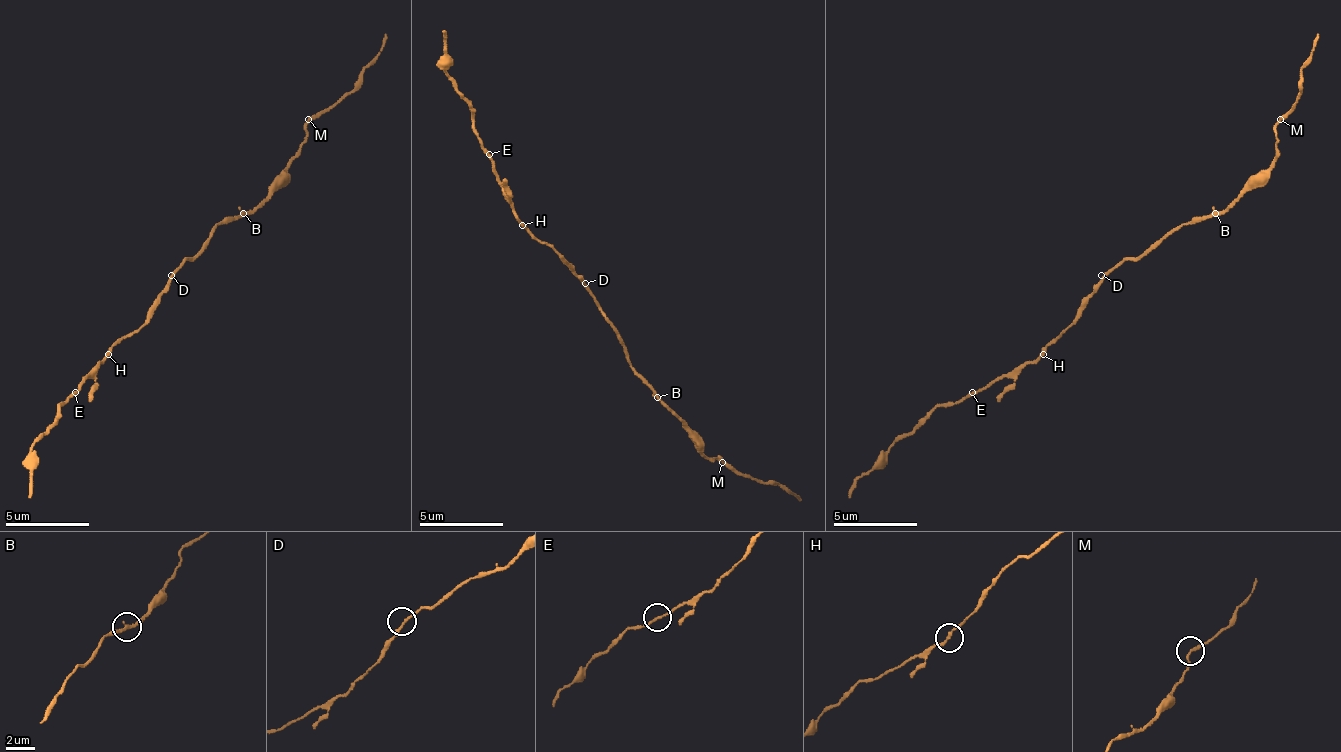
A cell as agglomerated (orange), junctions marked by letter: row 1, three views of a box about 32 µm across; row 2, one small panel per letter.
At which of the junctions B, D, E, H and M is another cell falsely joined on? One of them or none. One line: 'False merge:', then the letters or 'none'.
False merge: M

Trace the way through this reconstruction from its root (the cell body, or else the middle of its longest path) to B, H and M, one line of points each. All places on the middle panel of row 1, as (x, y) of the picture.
B: (598, 300), (602, 317), (614, 329), (631, 371), (656, 396)
H: (598, 300), (560, 258), (522, 225)
M: (598, 300), (602, 317), (614, 329), (631, 371), (681, 421), (690, 438), (710, 459), (719, 459), (723, 463)

